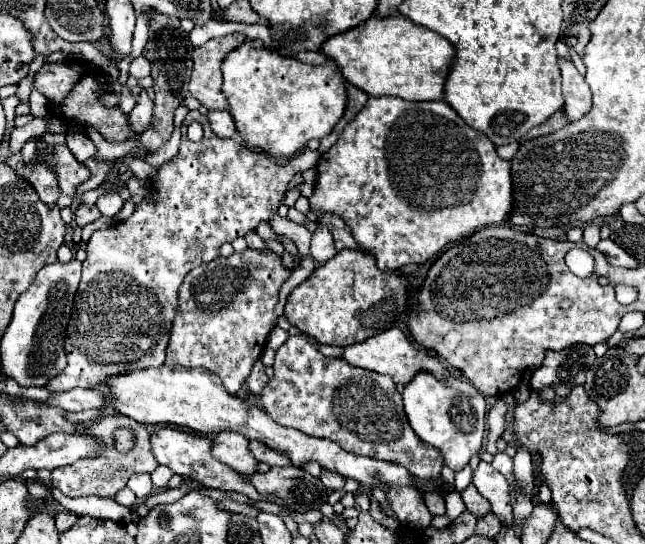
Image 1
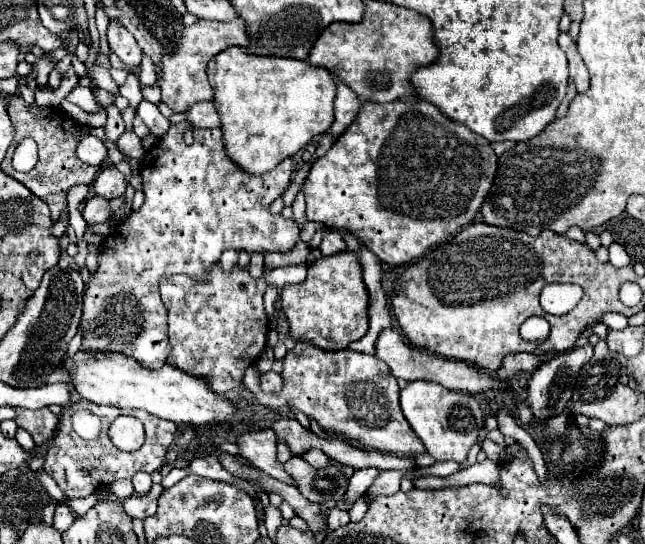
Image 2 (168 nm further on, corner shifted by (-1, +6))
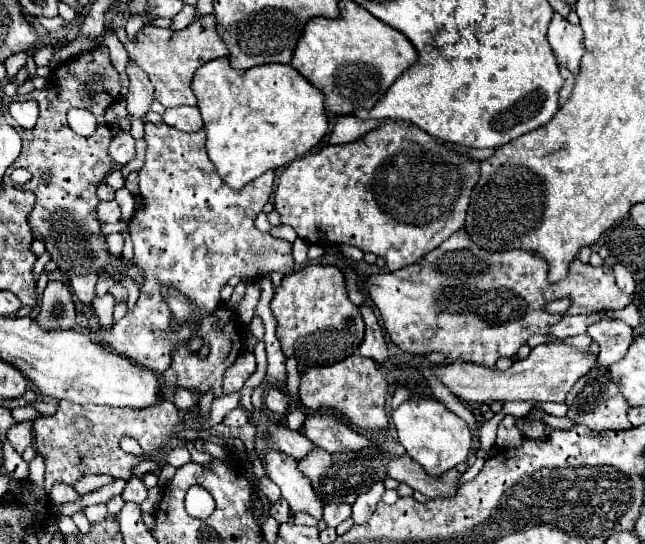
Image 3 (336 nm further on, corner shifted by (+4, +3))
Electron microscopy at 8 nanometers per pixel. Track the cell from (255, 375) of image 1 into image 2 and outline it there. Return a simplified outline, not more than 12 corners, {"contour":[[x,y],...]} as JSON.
{"contour":[[274,371],[260,375],[260,389],[280,393],[282,377]]}

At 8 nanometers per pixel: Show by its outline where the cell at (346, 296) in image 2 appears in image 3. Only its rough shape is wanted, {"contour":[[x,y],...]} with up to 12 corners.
{"contour":[[307,264],[271,300],[299,366],[357,354],[365,334],[335,266]]}

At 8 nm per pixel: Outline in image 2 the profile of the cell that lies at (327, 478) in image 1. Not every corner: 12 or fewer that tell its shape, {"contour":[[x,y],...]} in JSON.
{"contour":[[308,449],[302,459],[322,469],[330,459],[316,449]]}

